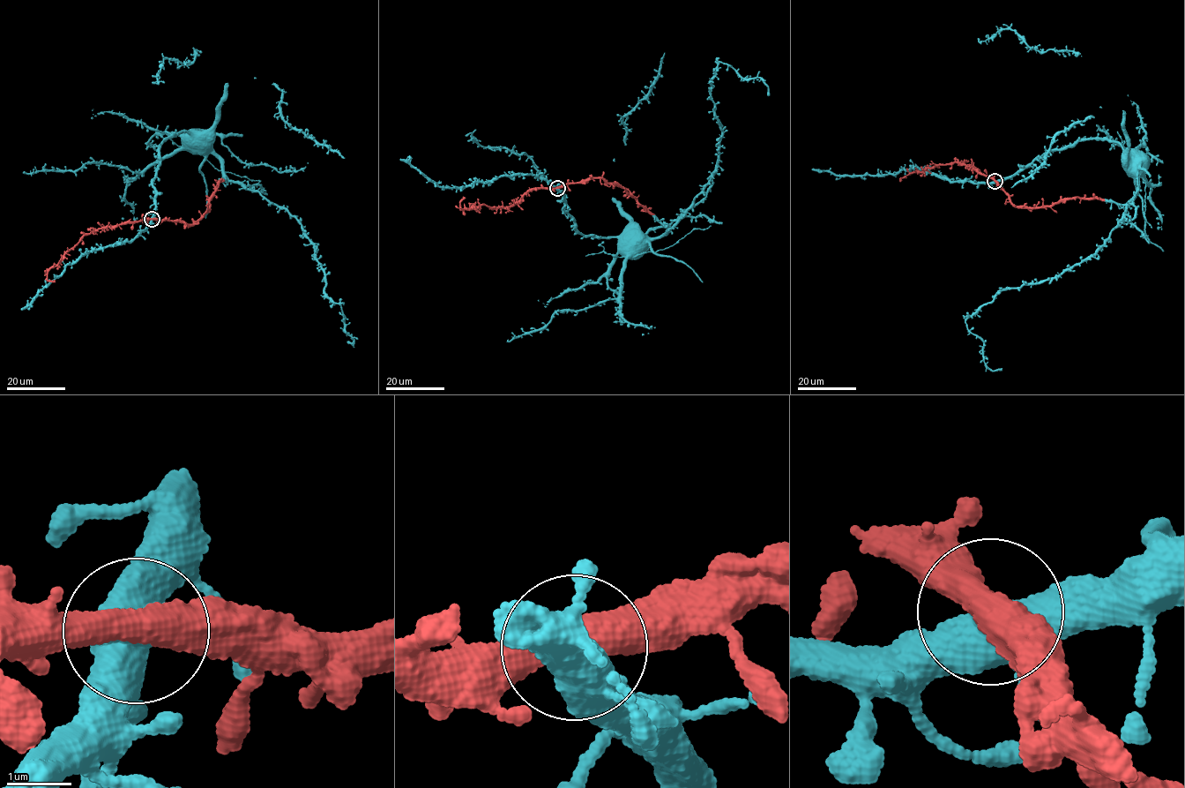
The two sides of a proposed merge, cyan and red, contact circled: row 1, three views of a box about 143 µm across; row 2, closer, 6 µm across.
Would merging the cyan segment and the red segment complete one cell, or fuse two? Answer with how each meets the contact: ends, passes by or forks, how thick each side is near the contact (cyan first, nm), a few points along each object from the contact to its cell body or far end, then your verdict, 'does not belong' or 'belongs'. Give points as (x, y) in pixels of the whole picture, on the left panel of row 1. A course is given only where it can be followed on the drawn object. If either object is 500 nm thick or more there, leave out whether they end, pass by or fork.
cyan forks; red passes by; calibres 440 and 480 nm; course cyan (152, 219), (155, 197), (152, 187), (160, 147), (164, 140), (173, 135), (190, 131); course red (152, 219), (117, 224), (84, 235), (74, 246), (64, 252), (56, 265), (48, 269), (47, 279), (55, 282); belongs

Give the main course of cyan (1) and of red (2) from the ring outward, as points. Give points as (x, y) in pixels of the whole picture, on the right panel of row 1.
1: (995, 181), (1006, 179), (1050, 151), (1083, 140), (1106, 140), (1120, 145), (1123, 149), (1133, 151)
2: (995, 181), (969, 165), (957, 161), (935, 164), (921, 171), (913, 171), (901, 178), (900, 182)

